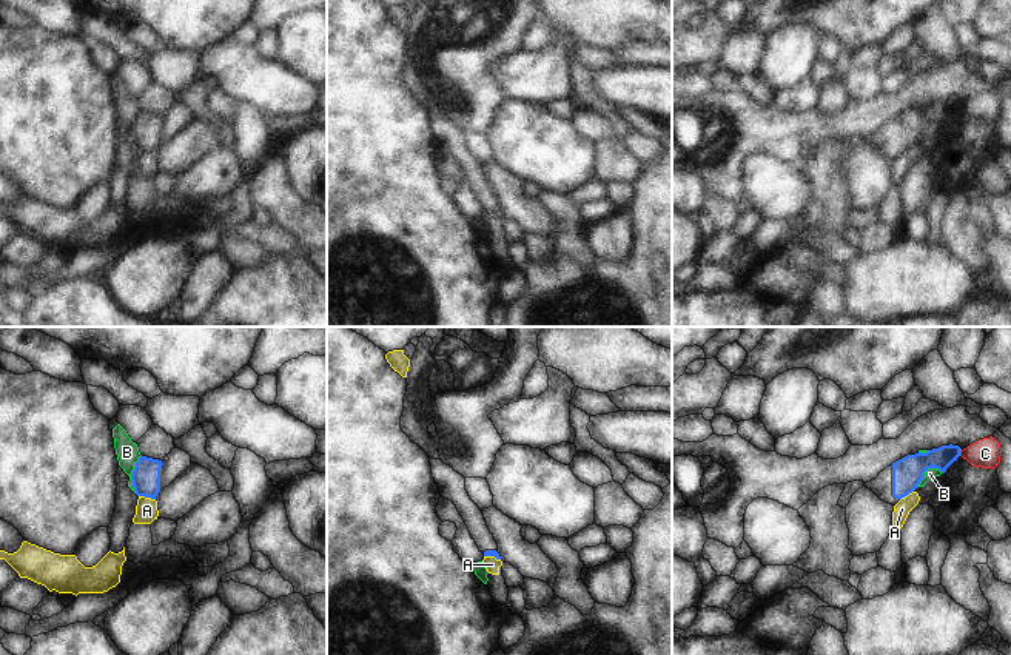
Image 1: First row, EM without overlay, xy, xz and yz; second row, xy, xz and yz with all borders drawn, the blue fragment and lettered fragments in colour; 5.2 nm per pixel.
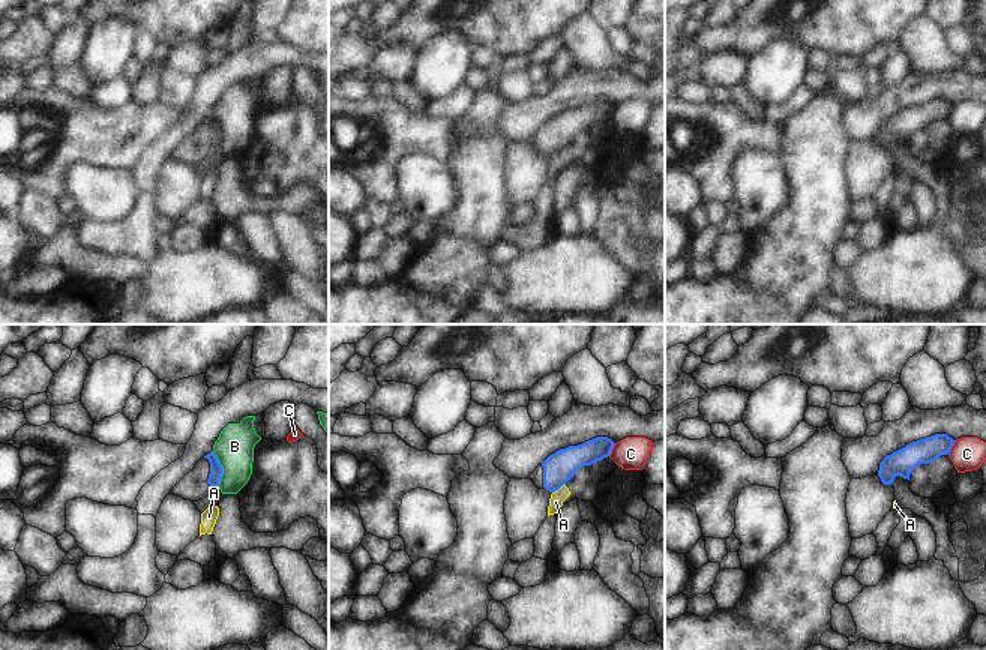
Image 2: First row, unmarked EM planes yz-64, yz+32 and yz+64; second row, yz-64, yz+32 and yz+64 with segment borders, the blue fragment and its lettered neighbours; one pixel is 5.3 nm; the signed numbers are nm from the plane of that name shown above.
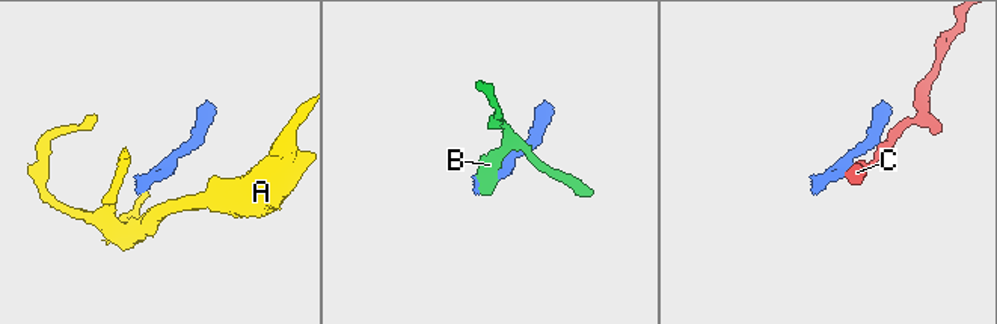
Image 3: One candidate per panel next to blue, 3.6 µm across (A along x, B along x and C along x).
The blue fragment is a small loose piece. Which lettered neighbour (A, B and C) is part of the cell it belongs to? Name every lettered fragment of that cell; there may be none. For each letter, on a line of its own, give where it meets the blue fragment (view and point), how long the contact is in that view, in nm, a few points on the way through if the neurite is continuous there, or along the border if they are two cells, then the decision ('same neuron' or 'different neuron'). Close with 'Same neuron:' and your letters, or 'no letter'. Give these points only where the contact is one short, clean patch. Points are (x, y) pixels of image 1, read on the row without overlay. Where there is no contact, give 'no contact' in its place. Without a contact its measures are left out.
A: xy (147, 151) | 90 nm | along xy (139, 150), (154, 154) | different neuron
B: xy (131, 128) | 200 nm | along xy (141, 110), (131, 128), (134, 147) | different neuron
C: yz (959, 108) | 40 nm | along yz (962, 105), (959, 110) | different neuron
Same neuron: no letter

